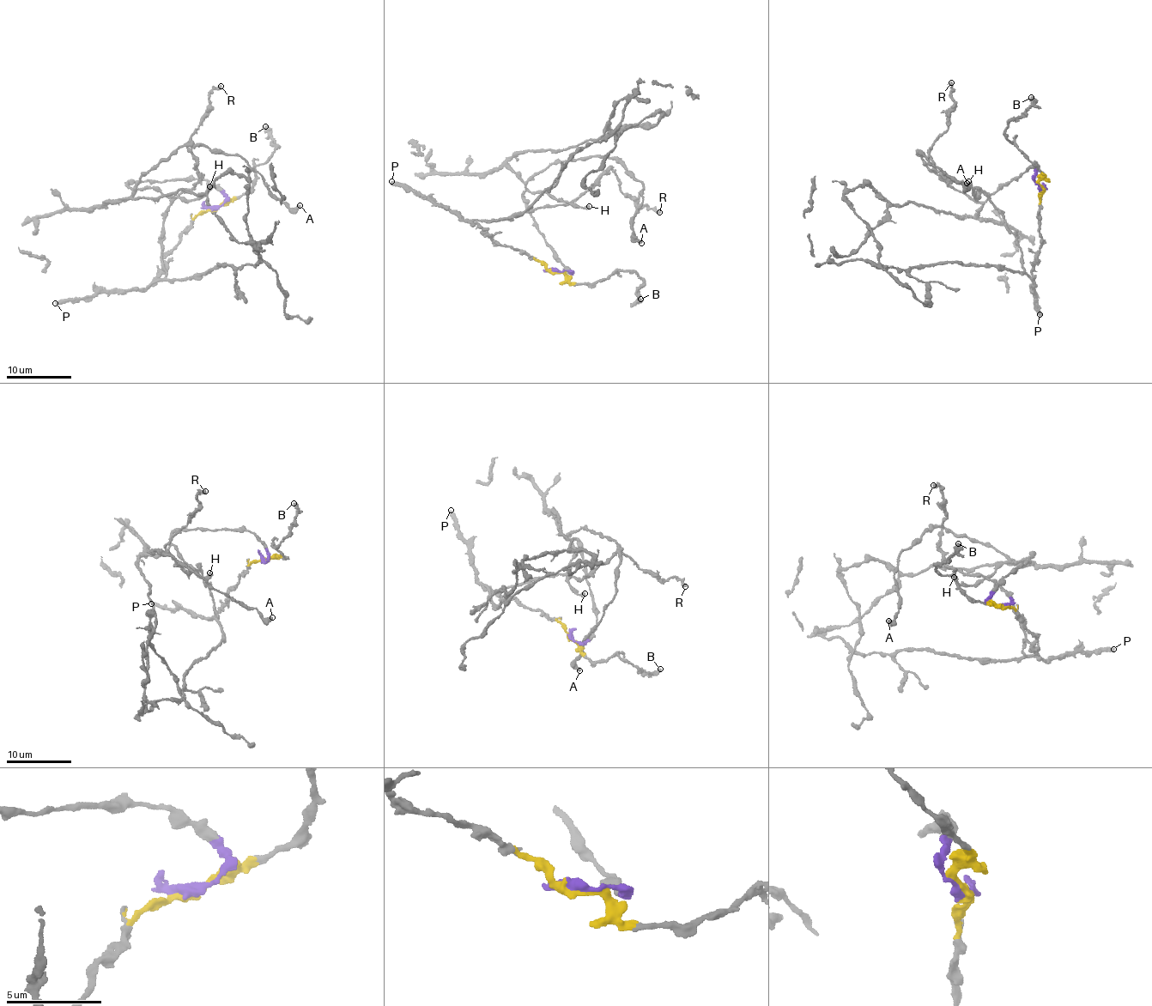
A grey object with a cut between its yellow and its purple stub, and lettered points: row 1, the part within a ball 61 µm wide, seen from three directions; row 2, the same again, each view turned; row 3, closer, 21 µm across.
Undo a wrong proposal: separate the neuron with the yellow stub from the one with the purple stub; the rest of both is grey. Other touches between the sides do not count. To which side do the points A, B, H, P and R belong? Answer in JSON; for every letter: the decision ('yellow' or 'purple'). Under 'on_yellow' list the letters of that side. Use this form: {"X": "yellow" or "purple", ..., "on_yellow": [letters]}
{"A": "purple", "B": "yellow", "H": "purple", "P": "yellow", "R": "yellow", "on_yellow": ["B", "P", "R"]}

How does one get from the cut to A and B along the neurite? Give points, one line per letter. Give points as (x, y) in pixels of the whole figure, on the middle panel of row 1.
A: (554, 271), (571, 271), (523, 195), (531, 178), (554, 164), (615, 156), (640, 183), (632, 231), (641, 243)
B: (554, 271), (572, 282), (603, 281), (625, 269), (636, 273), (642, 281), (639, 299)

